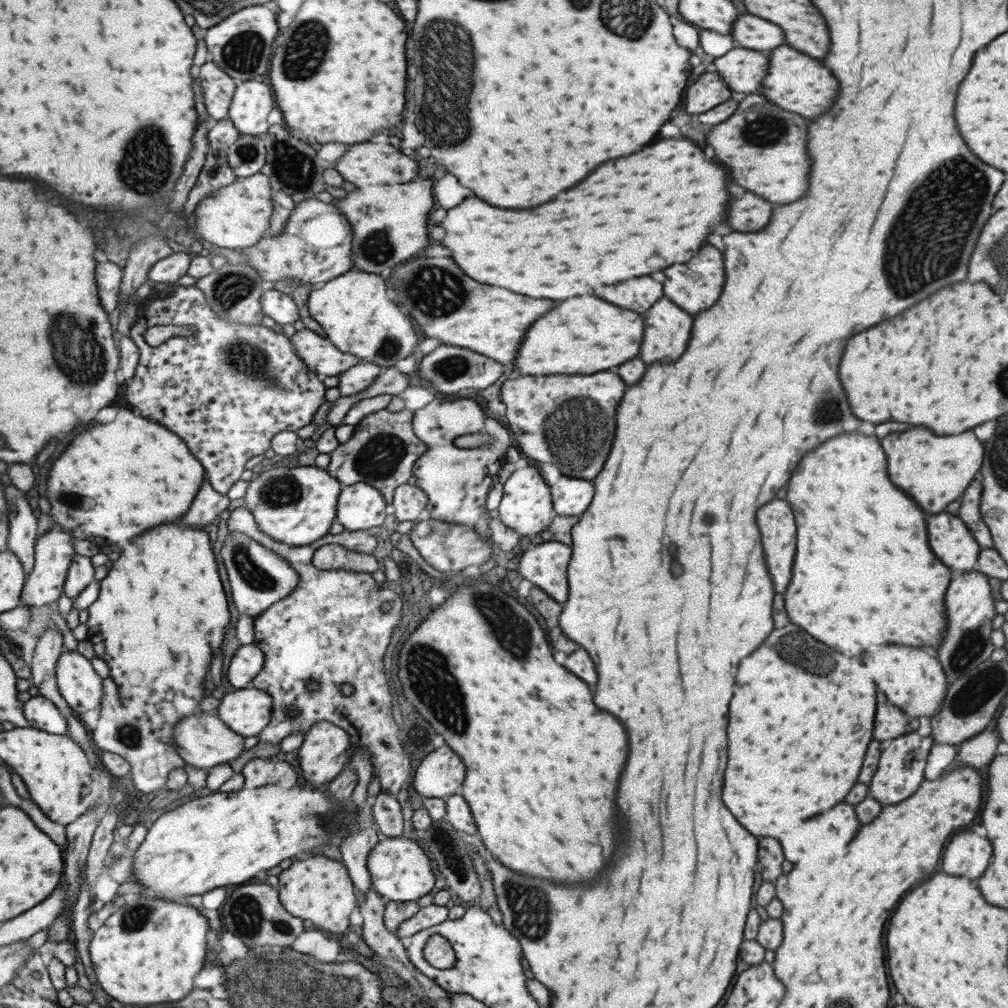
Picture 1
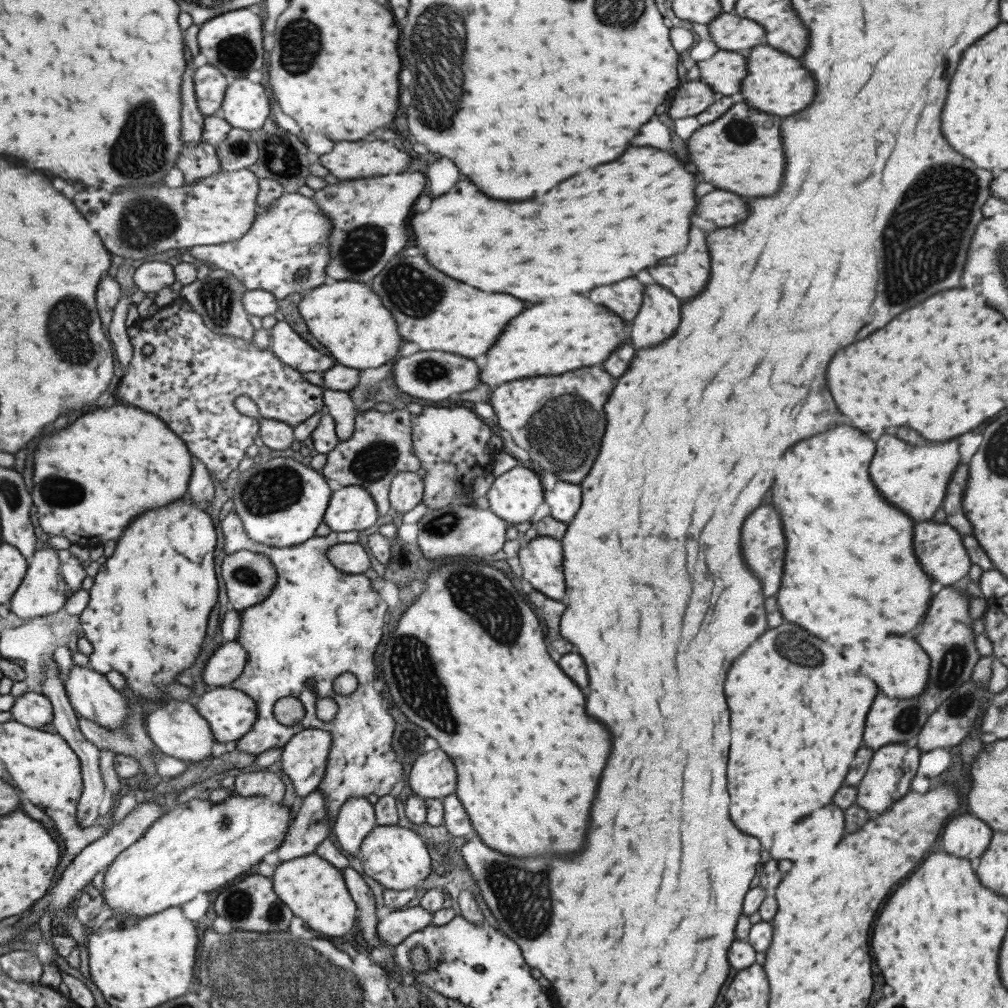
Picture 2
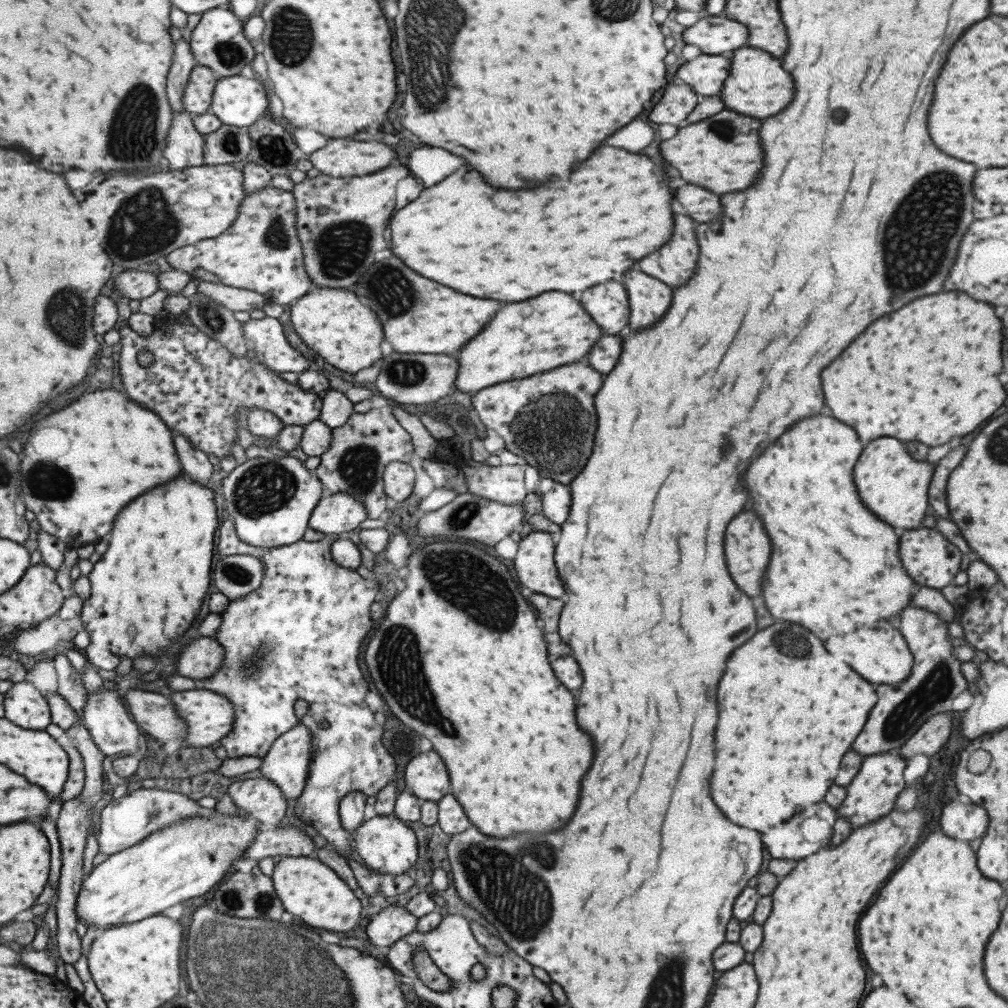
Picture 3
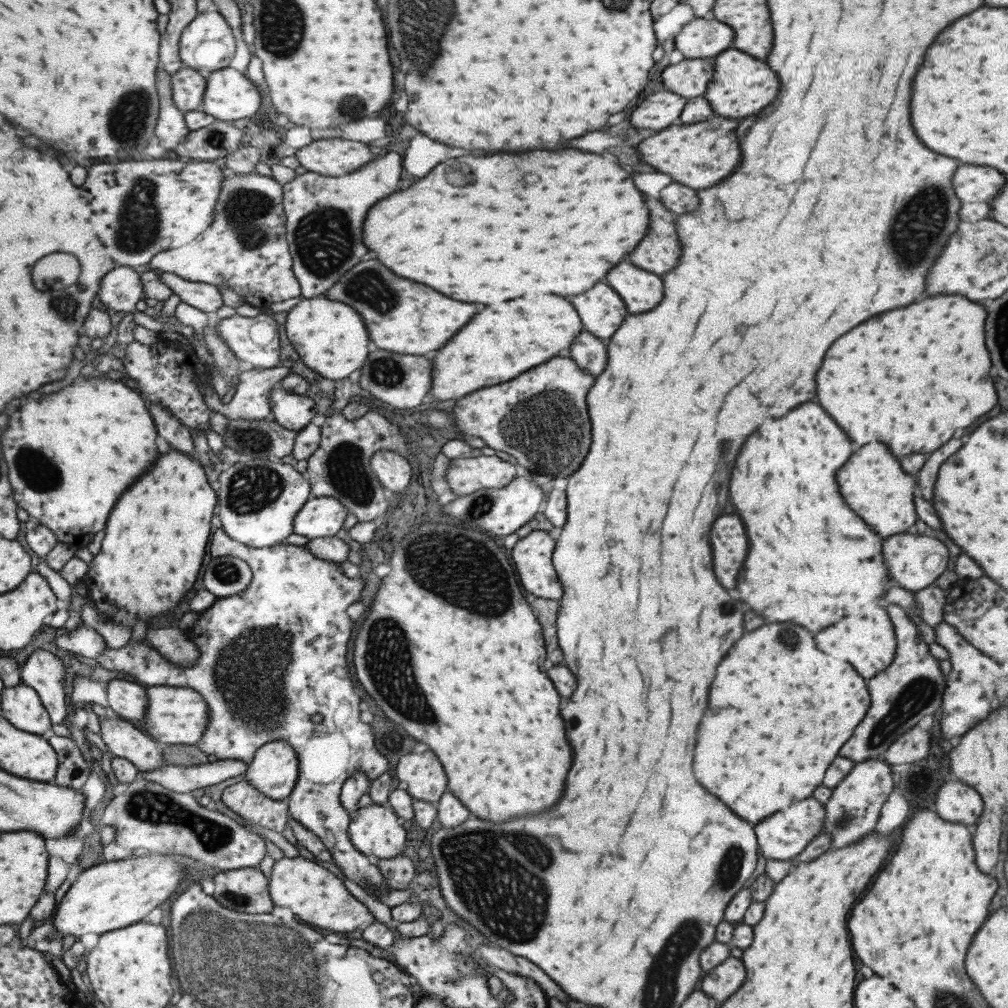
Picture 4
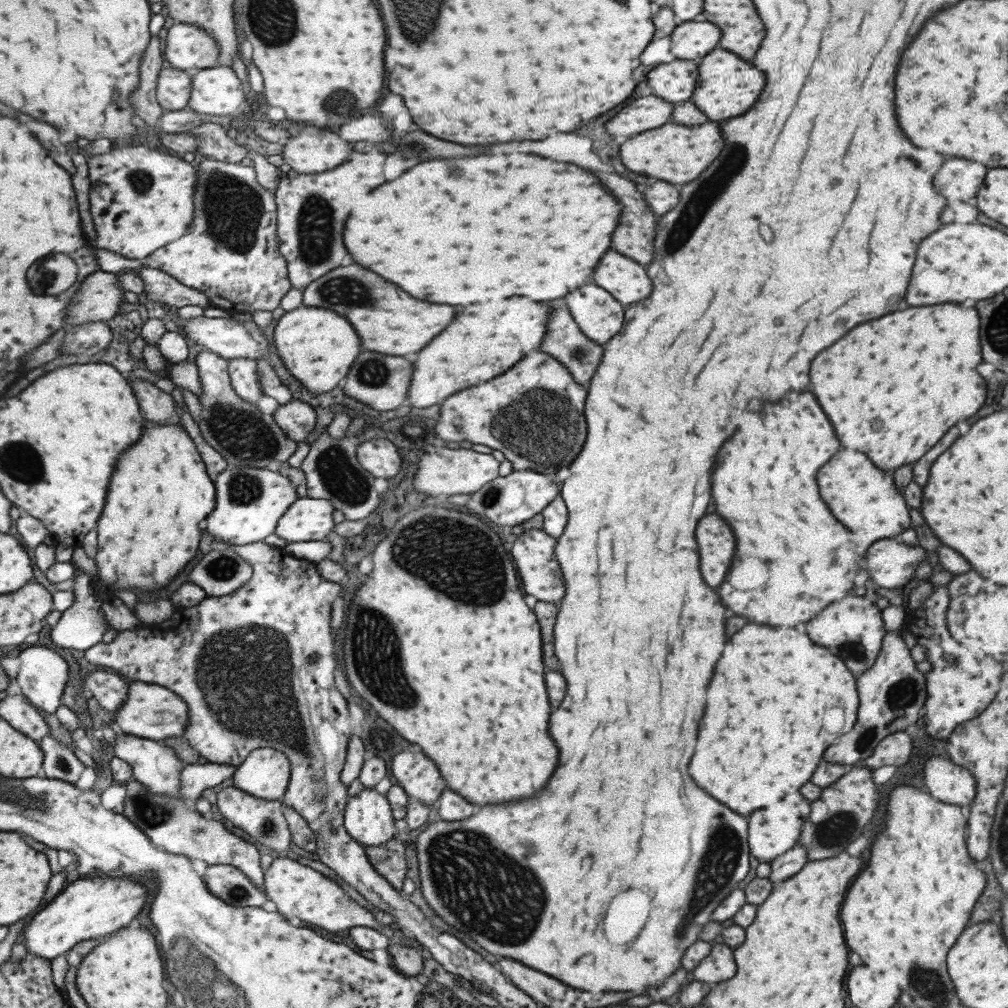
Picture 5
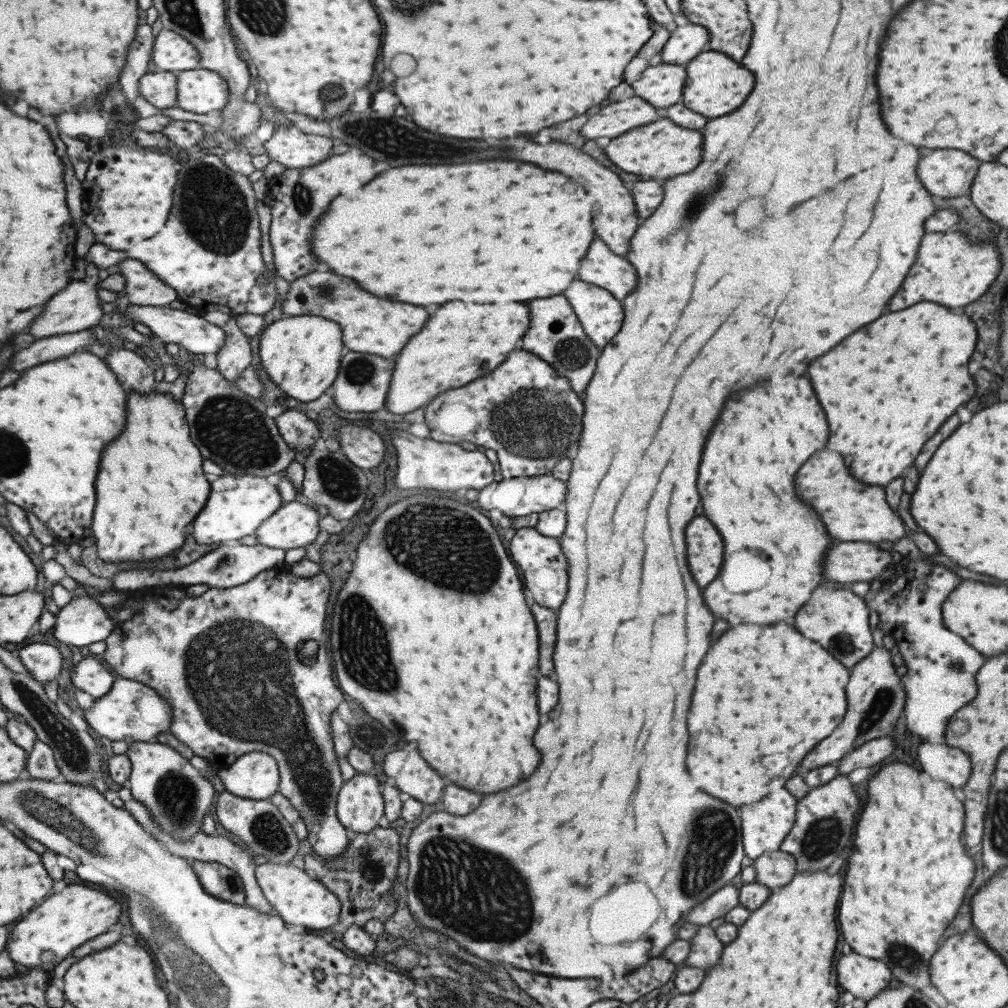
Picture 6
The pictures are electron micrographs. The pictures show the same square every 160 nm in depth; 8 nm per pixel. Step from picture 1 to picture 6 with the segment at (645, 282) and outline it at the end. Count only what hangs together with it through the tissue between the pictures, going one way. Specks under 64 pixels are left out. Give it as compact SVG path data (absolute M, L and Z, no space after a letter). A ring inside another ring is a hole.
M575 280L563 292L585 336L602 349L620 329L624 312L620 301L604 288Z

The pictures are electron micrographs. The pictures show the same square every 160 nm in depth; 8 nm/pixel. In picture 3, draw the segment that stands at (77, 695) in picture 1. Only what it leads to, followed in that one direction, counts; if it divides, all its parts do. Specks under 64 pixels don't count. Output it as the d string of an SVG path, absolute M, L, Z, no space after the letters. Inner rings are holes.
M103 689L100 693L88 695L88 703L84 708L84 721L91 731L94 743L106 754L106 756L124 756L125 754L137 755L141 748L141 732L139 725L131 712L128 711L124 697L119 696L117 691Z

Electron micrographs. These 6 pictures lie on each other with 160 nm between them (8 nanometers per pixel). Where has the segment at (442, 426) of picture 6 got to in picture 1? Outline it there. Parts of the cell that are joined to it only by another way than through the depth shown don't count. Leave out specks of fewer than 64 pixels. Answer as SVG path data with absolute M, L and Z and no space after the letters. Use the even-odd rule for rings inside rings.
M611 372L587 376L519 376L501 384L499 398L505 404L507 426L523 454L542 464L555 465L563 476L591 480L601 470L611 448L615 432L613 408L619 404L623 390L621 378Z

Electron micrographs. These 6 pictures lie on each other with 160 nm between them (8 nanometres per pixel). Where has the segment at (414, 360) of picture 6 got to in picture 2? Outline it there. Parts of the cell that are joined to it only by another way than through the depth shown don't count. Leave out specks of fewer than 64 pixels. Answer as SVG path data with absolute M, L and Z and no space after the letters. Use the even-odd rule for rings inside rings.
M579 294L533 304L527 310L521 310L515 320L509 320L509 324L505 324L505 332L497 338L497 344L485 352L479 383L493 387L507 380L561 374L583 366L595 366L627 340L623 328L625 324L617 316Z

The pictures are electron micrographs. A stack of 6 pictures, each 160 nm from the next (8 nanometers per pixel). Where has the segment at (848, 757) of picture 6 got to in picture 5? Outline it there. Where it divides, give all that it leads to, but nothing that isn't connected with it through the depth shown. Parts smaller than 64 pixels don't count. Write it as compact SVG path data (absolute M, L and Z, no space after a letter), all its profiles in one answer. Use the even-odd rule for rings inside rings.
M897 731L885 736L873 750L871 756L867 756L858 765L874 769L880 766L899 766L903 764L911 754L911 739L904 731Z

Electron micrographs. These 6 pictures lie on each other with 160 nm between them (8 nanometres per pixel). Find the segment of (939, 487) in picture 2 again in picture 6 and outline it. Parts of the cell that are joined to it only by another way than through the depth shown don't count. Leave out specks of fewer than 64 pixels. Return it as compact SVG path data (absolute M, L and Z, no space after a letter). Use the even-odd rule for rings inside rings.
M815 452L801 464L801 470L797 470L795 476L795 488L797 496L813 508L813 512L823 522L827 534L831 538L843 540L843 542L879 543L895 542L903 536L903 524L895 511L885 504L883 488L879 486L865 486L855 482L847 468L843 466L843 460L837 452Z

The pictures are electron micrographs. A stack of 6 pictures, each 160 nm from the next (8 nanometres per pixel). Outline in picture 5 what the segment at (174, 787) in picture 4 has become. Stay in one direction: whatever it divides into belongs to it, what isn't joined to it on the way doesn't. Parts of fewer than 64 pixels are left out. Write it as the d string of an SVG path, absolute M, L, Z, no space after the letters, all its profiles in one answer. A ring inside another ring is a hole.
M185 763L180 772L180 796L191 802L200 792L232 776L235 766L215 763Z

